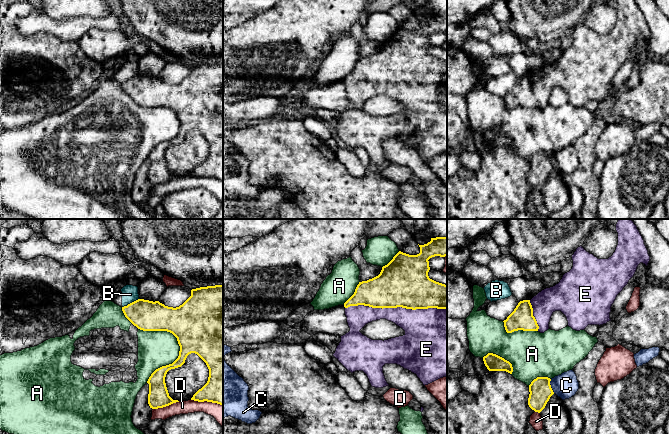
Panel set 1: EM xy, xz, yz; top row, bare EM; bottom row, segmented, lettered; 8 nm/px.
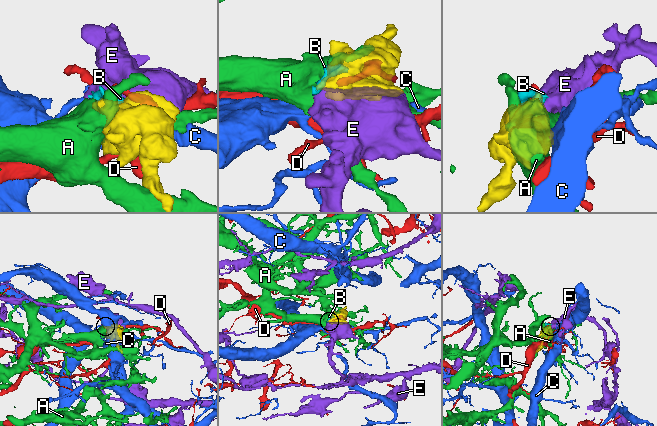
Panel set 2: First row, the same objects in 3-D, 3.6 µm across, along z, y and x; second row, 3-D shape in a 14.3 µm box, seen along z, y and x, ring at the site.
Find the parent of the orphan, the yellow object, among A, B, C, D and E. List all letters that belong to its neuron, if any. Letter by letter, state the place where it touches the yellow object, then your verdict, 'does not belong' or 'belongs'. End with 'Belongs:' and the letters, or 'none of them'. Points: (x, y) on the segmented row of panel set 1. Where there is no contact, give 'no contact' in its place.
A: meets yellow in xy at (174, 361); does not belong
B: meets yellow in xy at (130, 303); does not belong
C: meets yellow in yz at (550, 386); does not belong
D: meets yellow in xy at (207, 401); does not belong
E: meets yellow in xz at (396, 307); belongs
Belongs: E

